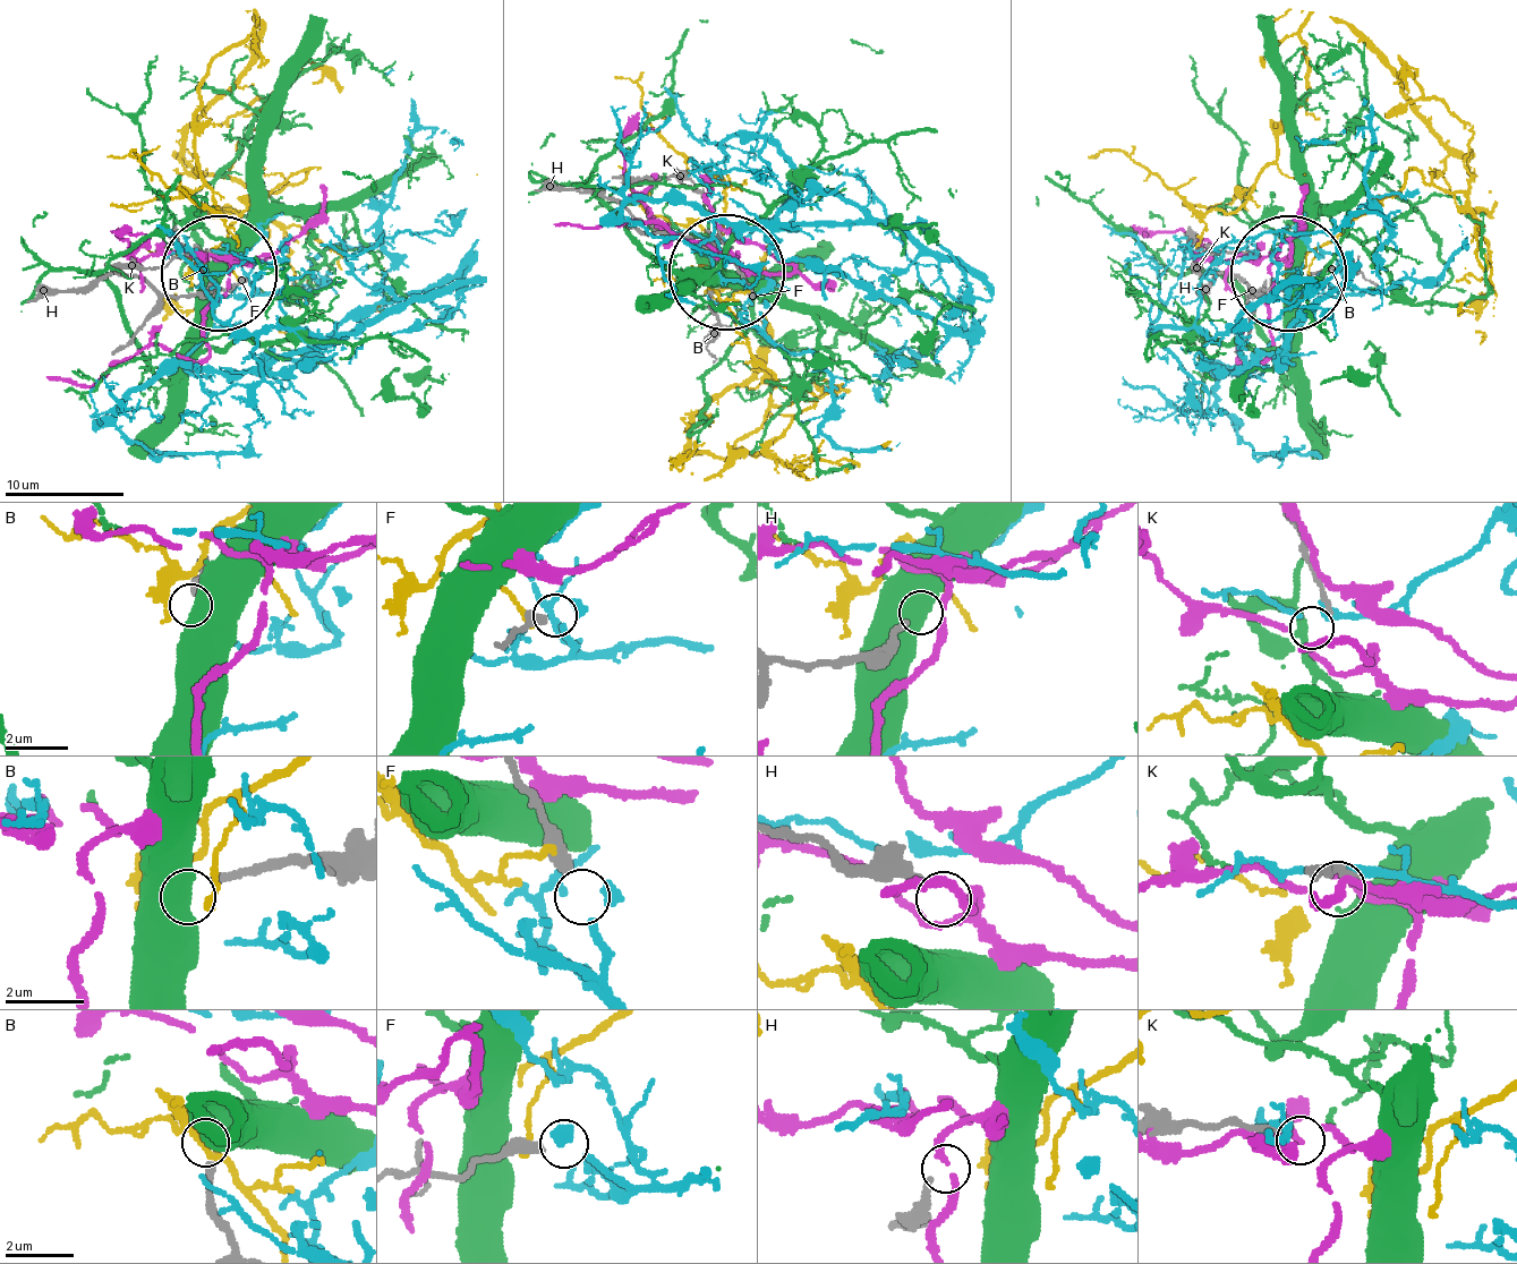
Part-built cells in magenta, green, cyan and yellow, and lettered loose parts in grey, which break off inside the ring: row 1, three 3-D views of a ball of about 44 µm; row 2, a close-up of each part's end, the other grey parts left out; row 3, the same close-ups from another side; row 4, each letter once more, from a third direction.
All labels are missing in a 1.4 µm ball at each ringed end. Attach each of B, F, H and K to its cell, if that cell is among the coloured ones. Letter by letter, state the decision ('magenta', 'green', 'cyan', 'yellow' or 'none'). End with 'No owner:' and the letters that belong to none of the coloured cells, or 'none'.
B: green
F: cyan
H: none
K: none
No owner: H, K

